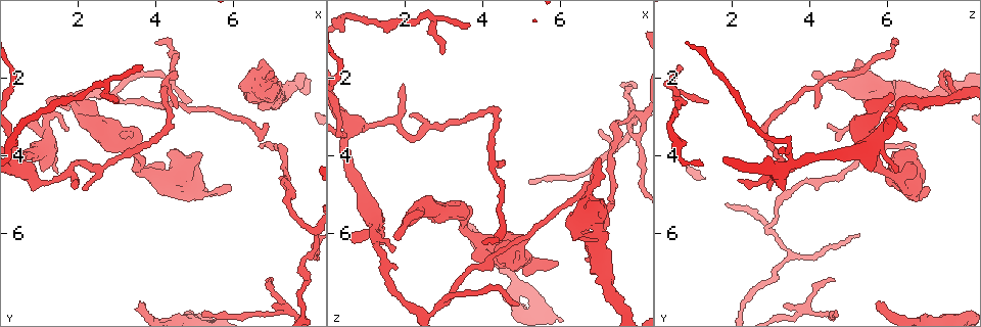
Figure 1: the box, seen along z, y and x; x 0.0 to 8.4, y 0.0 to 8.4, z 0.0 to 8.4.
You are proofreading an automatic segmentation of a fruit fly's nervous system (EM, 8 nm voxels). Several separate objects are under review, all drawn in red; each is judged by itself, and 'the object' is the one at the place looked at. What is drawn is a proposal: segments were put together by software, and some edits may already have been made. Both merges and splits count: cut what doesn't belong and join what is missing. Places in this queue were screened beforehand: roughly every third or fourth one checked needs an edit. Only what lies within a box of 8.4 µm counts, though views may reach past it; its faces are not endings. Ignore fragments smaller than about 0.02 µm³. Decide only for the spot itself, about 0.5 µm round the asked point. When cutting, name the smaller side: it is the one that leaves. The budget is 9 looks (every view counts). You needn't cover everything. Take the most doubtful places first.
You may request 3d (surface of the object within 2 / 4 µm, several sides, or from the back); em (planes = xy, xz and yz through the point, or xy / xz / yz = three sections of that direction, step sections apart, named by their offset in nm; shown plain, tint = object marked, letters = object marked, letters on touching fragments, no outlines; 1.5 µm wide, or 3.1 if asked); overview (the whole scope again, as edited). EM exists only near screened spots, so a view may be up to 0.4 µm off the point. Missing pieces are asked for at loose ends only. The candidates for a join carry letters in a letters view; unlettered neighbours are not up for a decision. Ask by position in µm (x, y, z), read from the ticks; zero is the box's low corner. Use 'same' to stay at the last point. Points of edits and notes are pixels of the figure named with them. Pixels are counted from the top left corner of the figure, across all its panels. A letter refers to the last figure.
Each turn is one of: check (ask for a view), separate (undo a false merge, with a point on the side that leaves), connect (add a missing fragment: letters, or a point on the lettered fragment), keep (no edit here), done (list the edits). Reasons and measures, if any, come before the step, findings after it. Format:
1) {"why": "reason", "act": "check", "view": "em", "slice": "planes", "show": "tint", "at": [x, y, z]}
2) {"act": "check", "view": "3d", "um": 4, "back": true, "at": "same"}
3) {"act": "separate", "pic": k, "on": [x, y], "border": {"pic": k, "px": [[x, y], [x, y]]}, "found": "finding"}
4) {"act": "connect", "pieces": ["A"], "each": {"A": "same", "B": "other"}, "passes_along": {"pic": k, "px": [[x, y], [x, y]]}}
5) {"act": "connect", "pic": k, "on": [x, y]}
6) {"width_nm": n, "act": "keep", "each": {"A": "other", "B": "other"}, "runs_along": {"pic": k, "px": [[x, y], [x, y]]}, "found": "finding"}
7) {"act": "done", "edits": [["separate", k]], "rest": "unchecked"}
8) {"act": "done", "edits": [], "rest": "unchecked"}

{"why": "branch stops here", "act": "check", "view": "em", "slice": "xy", "step": 4, "show": "tint", "at": [3.55, 7.75, 5.75]}

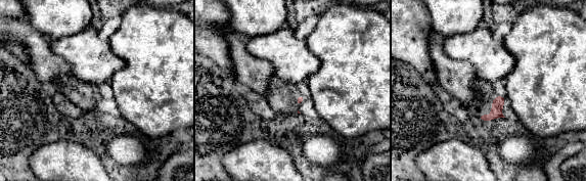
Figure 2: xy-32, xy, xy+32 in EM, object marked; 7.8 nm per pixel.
{"act": "check", "view": "em", "slice": "yz", "step": 4, "show": "letters", "at": "same"}

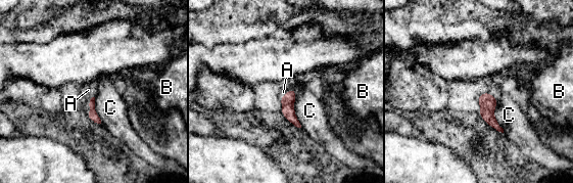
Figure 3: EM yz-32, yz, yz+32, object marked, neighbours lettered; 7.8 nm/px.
{"act": "connect", "pieces": ["A"], "each": {"A": "same", "B": "other", "C": "other"}, "passes_along": {"pic": 3, "px": [[92, 115], [89, 104], [88, 90]]}, "found": "it goes on there"}

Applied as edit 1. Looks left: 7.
{"why": "an open end", "act": "check", "view": "em", "slice": "planes", "show": "letters", "at": [6.80, 3.20, 4.50]}

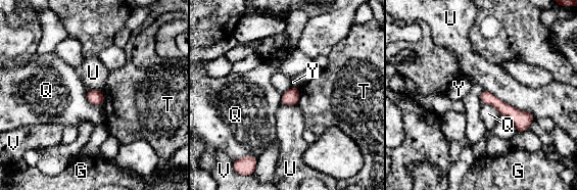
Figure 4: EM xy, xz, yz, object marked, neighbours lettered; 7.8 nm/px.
{"act": "keep", "each": {"G": "other", "Q": "other", "T": "other", "U": "other", "V": "other", "Y": "other"}, "runs_along": {"pic": 4, "px": [[483, 94], [511, 111], [526, 127]]}, "found": "no lettered fragment goes on from it"}

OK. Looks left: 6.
{"why": "branch stops here", "act": "check", "view": "3d", "um": 2, "at": [3.55, 3.30, 5.35]}

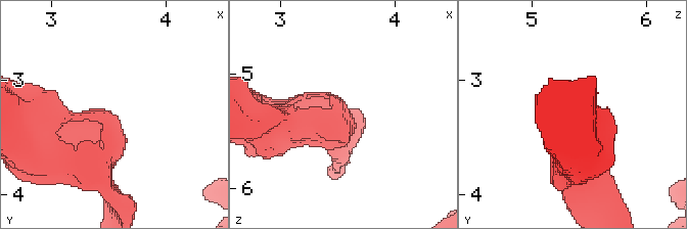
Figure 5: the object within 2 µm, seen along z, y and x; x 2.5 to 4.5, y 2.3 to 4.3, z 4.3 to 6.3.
{"act": "check", "view": "em", "slice": "xz", "step": 4, "show": "tint", "at": [3.56, 3.32, 5.40]}

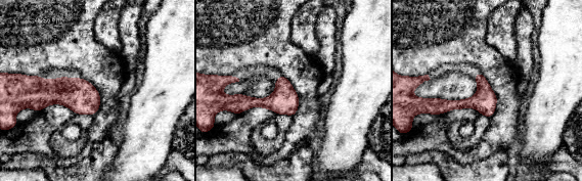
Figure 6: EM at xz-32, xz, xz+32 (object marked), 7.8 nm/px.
{"why": "another direction", "act": "check", "view": "em", "slice": "planes", "show": "letters", "at": "same"}

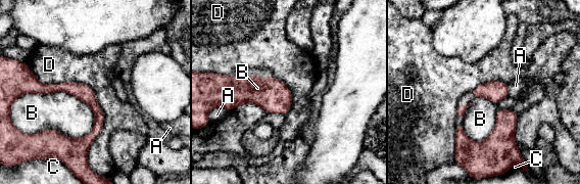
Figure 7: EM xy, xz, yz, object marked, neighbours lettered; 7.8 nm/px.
{"act": "keep", "each": {"A": "other", "B": "other", "C": "other", "D": "other"}, "border": {"pic": 7, "px": [[31, 68], [88, 160]]}, "found": "none of them fits"}

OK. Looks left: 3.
{"act": "check", "view": "3d", "um": 4, "back": true, "at": [4.45, 4.75, 6.65]}

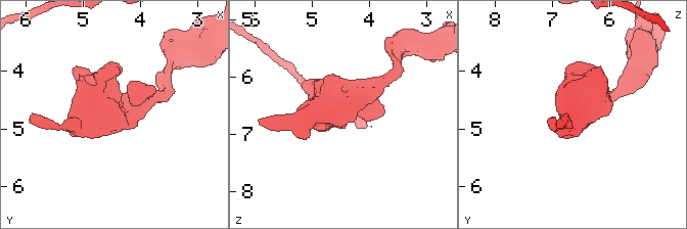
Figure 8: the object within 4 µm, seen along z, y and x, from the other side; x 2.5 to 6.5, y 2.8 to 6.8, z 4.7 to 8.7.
{"why": "need the tissue", "act": "check", "view": "em", "slice": "planes", "show": "letters", "at": [4.50, 4.75, 6.60]}

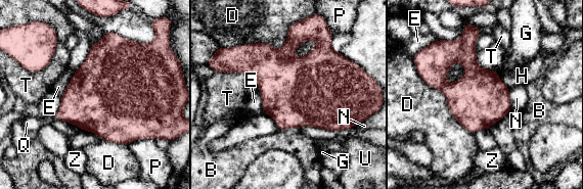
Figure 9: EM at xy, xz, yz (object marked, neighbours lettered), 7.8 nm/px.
{"width_nm": 460, "act": "keep", "each": {"B": "other", "D": "other", "E": "other", "G": "other", "H": "other", "N": "other", "P": "other", "Q": "other", "T": "other", "U": "other", "Z": "other"}, "border": {"pic": 9, "px": [[74, 72], [73, 78], [60, 96]]}, "found": "all the same cell"}

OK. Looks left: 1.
{"act": "done", "edits": [["connect", 3]], "rest": "unchecked"}

